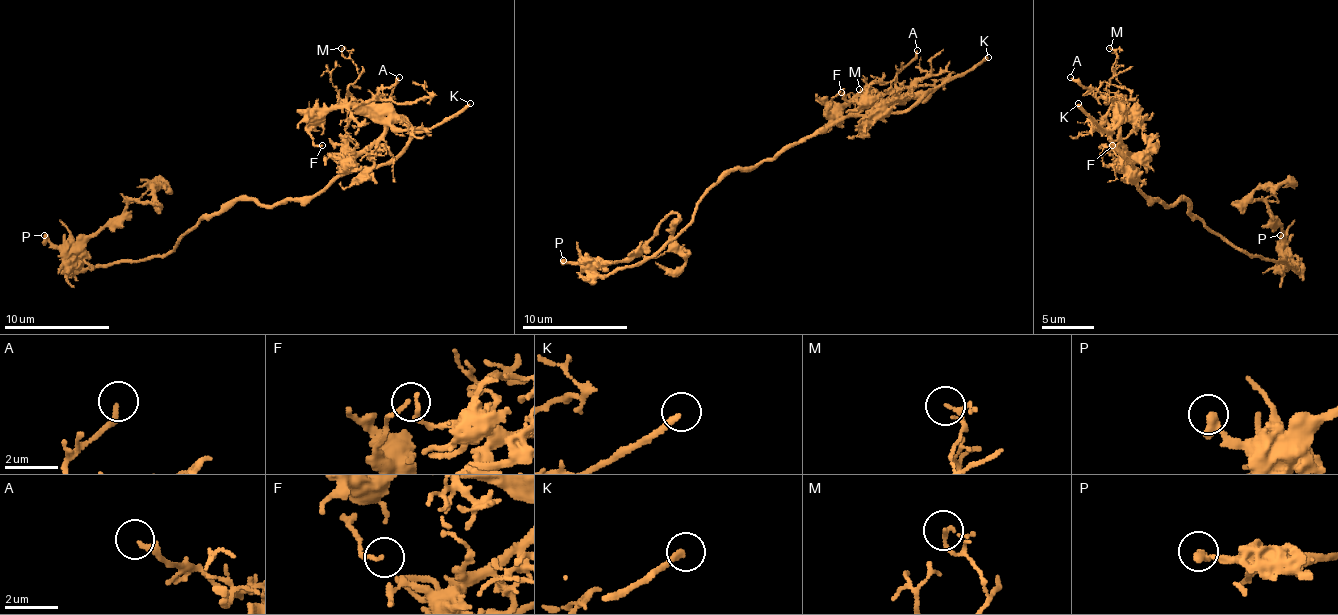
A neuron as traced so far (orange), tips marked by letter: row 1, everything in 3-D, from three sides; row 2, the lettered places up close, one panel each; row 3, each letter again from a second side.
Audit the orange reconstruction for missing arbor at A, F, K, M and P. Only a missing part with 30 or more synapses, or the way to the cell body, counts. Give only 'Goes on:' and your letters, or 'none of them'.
Goes on: K

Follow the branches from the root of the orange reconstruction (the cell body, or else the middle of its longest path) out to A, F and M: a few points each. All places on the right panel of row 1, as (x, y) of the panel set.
A: (1196, 216), (1186, 201), (1167, 206), (1138, 188), (1138, 164), (1120, 138), (1120, 101), (1104, 98), (1070, 77)
F: (1196, 216), (1138, 188), (1107, 132), (1120, 109), (1133, 130), (1112, 145)
M: (1196, 216), (1186, 201), (1152, 201), (1138, 164), (1112, 145), (1109, 48)

